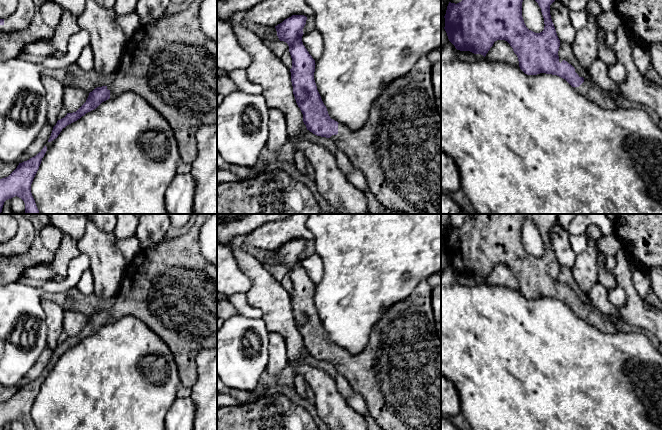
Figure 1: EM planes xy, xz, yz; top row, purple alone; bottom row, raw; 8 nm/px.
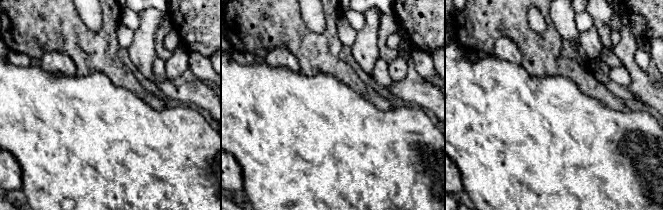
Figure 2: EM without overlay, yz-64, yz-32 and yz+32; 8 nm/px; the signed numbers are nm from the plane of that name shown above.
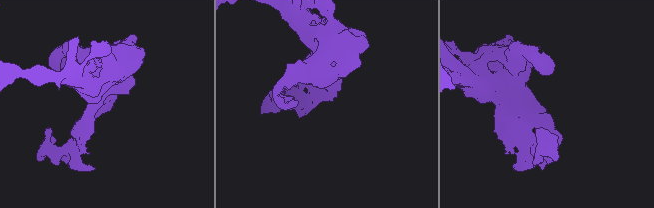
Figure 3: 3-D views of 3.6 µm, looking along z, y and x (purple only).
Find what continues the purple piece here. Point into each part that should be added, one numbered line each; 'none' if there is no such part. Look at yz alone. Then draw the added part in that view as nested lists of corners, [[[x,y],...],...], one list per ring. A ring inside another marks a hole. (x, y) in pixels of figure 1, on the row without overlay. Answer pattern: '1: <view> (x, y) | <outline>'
1: yz (592, 315) | [[[584,303],[584,306],[579,311],[575,311],[575,313],[602,332],[616,333],[620,331],[617,325],[588,303]]]

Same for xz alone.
1: xz (398, 374) | [[[427,280],[421,281],[409,297],[395,303],[382,314],[381,319],[372,327],[368,343],[361,353],[351,354],[346,349],[339,347],[338,358],[330,361],[336,365],[337,373],[347,380],[353,392],[364,399],[370,415],[383,430],[441,430],[441,339],[438,337],[435,328],[431,304],[432,291],[433,288],[428,284]]]

